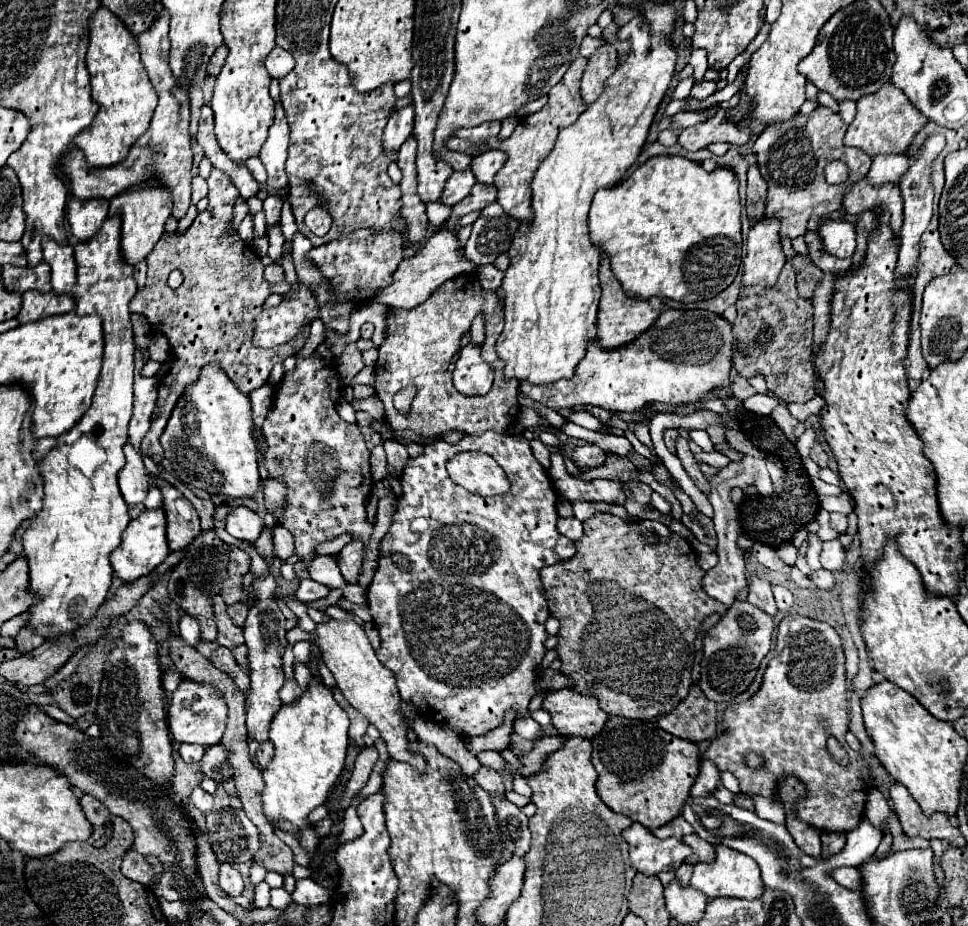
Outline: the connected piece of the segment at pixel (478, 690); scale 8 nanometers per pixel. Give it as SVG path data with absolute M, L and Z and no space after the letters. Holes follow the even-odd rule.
M483 433L481 437L463 437L457 445L449 445L445 441L437 441L437 443L429 443L425 445L423 453L415 459L409 459L403 473L401 473L401 485L403 485L403 495L397 499L397 509L393 513L393 523L387 531L387 535L383 537L381 545L379 545L379 569L375 573L373 583L367 587L367 603L371 609L371 617L379 629L381 635L381 647L377 651L379 661L391 669L395 673L397 679L397 687L401 689L403 701L415 703L425 717L435 719L445 723L447 727L451 727L453 731L461 731L465 735L483 735L495 727L499 727L503 723L503 717L507 713L507 709L515 707L517 709L517 717L525 717L527 707L531 697L535 695L535 667L543 661L545 655L545 639L549 637L545 631L545 621L549 617L549 609L547 609L547 601L545 601L545 591L541 585L541 577L539 571L547 565L571 559L575 555L575 543L563 535L559 535L555 523L559 519L557 515L557 493L553 489L553 483L549 479L549 475L545 473L545 469L539 465L539 461L533 457L529 441L523 435L509 435L509 433ZM462 451L481 451L487 453L503 467L507 469L509 475L509 483L511 489L505 495L495 495L495 497L479 497L473 495L469 491L465 491L463 487L459 487L457 483L453 483L447 475L445 463L455 457L455 453ZM403 653L423 653L423 669L419 669L419 661L411 661L411 657L407 657L407 661L403 661Z

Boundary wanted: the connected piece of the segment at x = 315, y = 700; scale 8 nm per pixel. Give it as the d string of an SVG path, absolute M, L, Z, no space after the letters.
M313 677L297 703L281 705L269 729L269 741L273 743L275 755L273 761L261 771L265 779L263 811L267 819L283 817L291 821L301 831L299 843L307 849L307 853L313 853L319 843L319 837L307 821L307 815L317 805L325 803L343 769L349 745L347 727L349 717L333 699L331 687Z

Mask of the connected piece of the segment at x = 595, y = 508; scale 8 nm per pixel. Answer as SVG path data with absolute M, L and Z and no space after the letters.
M579 501L579 503L571 503L573 505L573 515L575 515L575 519L579 519L579 521L585 521L589 515L595 515L595 513L605 513L605 509L609 509L609 513L613 513L613 515L619 515L619 517L627 517L627 511L625 511L625 507L619 507L619 511L617 511L617 507L615 505L605 505L605 503L593 503L593 505L589 505L587 501Z

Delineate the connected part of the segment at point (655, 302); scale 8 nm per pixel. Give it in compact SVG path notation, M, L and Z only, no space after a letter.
M607 253L601 257L601 267L599 267L599 279L601 279L601 301L599 301L599 313L597 313L597 343L601 347L613 349L619 347L623 343L633 341L635 337L639 337L663 311L661 299L659 297L651 297L651 299L631 299L623 293L619 281L615 279L613 271L611 271L611 263Z

